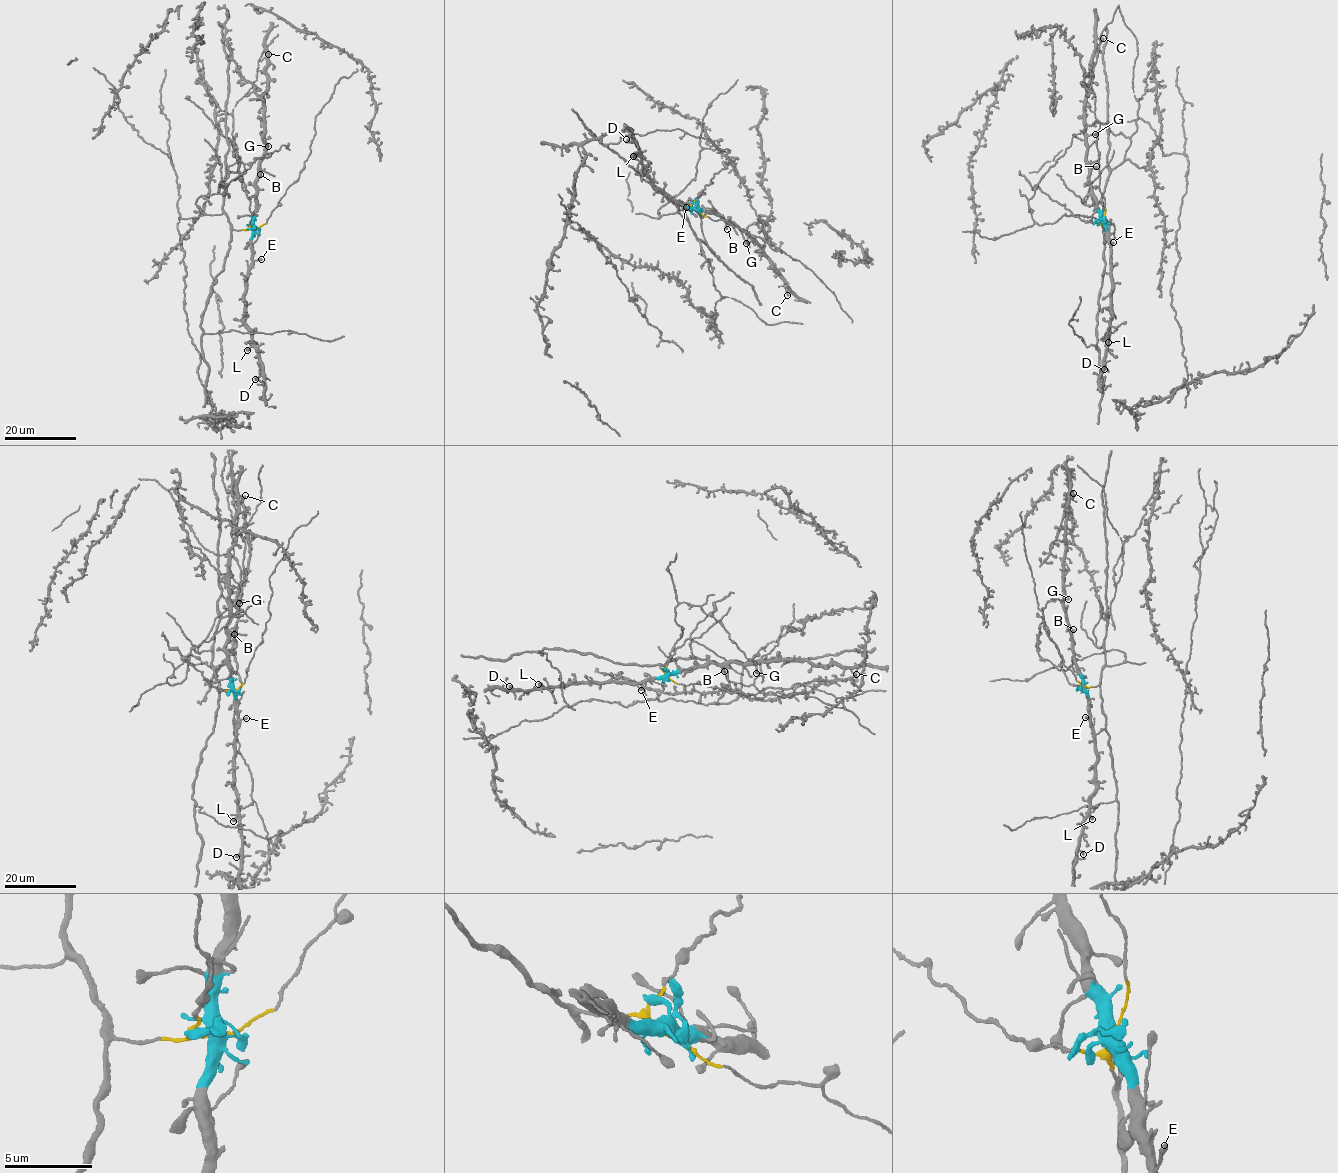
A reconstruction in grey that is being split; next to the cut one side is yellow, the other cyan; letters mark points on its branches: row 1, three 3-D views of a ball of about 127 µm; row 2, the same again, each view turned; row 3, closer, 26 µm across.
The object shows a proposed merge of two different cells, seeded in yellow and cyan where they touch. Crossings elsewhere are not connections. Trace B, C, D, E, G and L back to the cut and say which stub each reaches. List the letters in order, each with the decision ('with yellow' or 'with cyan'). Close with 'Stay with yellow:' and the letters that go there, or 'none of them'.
B: with cyan
C: with cyan
D: with cyan
E: with cyan
G: with cyan
L: with cyan
Stay with yellow: none of them

